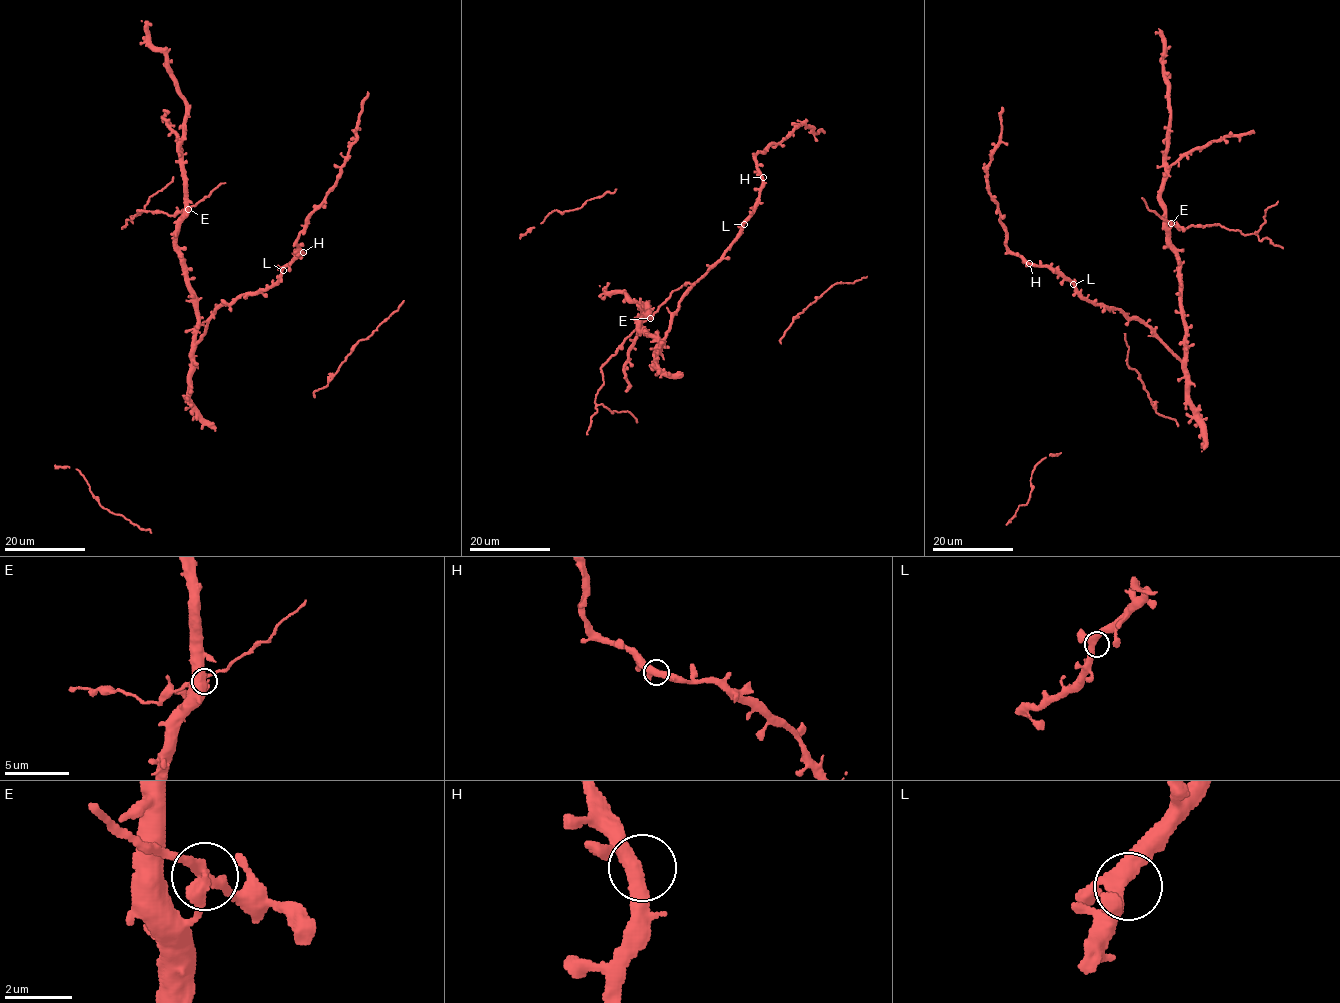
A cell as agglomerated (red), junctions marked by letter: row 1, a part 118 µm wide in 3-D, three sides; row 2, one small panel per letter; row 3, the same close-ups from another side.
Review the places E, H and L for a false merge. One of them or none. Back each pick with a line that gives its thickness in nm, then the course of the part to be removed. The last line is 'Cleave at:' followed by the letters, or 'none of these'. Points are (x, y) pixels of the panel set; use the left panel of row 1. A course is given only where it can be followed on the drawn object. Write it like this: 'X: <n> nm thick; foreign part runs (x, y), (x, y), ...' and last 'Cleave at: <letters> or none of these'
E: 360 nm thick; foreign part runs (188, 209), (175, 215), (138, 210), (139, 214), (131, 217), (141, 213), (150, 197), (163, 189), (173, 176)
Cleave at: E

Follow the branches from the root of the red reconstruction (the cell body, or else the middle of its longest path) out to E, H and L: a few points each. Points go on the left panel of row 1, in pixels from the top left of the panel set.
E: (206, 322), (205, 333), (196, 344), (196, 298), (176, 243), (179, 221), (188, 209)
H: (206, 322), (220, 306), (229, 305), (243, 294), (255, 294), (272, 287), (278, 282), (280, 272), (303, 252)
L: (206, 322), (220, 306), (229, 305), (243, 294), (255, 294), (272, 287), (283, 270)

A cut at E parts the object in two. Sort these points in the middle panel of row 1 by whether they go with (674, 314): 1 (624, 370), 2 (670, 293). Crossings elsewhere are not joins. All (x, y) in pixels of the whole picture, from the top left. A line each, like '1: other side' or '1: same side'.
1: same side
2: other side

